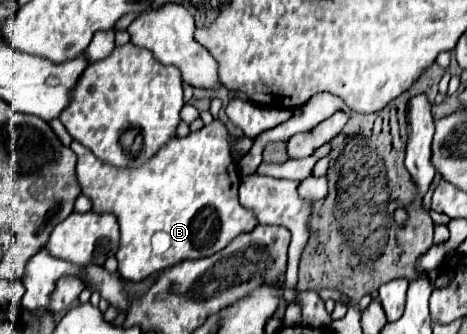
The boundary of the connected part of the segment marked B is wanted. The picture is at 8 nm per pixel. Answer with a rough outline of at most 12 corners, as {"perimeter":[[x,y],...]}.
{"perimeter":[[228,129],[118,171],[78,141],[78,183],[118,217],[138,283],[258,225]]}

